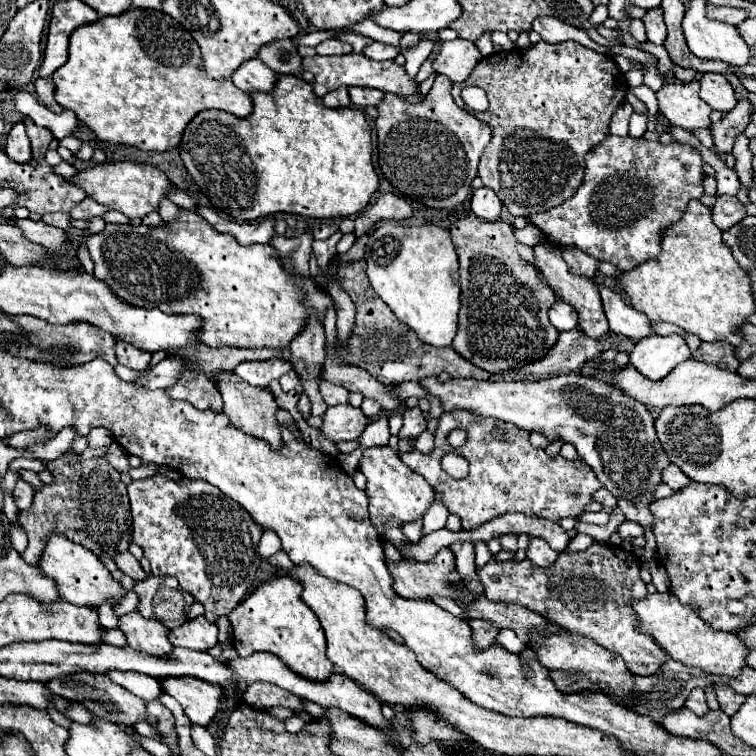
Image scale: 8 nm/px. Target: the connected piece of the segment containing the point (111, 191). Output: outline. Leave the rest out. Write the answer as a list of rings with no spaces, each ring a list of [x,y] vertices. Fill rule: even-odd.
[[[113,162],[113,164],[99,164],[91,166],[87,170],[81,170],[75,178],[73,184],[81,186],[87,196],[93,200],[123,212],[129,218],[145,218],[149,212],[159,212],[159,204],[163,198],[169,196],[173,190],[173,184],[169,182],[167,174],[161,172],[155,166],[147,164],[133,164],[133,162]]]

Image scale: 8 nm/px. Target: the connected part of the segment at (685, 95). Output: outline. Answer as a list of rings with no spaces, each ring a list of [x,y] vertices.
[[[699,80],[691,82],[665,82],[657,92],[659,112],[671,122],[685,130],[709,128],[711,108],[699,98]]]

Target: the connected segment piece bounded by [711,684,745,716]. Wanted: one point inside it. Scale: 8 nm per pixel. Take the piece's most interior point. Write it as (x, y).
(729, 700)

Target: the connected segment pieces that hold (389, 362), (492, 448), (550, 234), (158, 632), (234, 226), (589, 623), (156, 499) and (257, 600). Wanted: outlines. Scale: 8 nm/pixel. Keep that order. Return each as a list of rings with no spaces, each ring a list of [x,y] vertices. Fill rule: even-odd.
[[[365,260],[341,264],[337,278],[357,306],[357,322],[353,328],[351,346],[343,350],[337,342],[337,350],[345,362],[365,368],[371,376],[377,376],[377,380],[385,380],[385,384],[393,384],[393,386],[407,382],[407,380],[423,380],[429,376],[439,376],[441,372],[449,372],[451,378],[491,380],[489,372],[469,364],[451,346],[437,348],[437,346],[425,344],[417,338],[417,334],[407,324],[401,324],[393,316],[393,312],[389,312],[387,304],[377,296],[377,292],[373,292],[367,272],[365,272]]]
[[[459,408],[445,412],[439,418],[435,450],[431,454],[411,450],[401,452],[399,458],[413,472],[421,474],[435,490],[441,492],[449,512],[461,518],[463,530],[479,528],[481,524],[505,512],[521,512],[525,516],[539,516],[553,522],[559,522],[561,518],[575,518],[585,512],[585,506],[593,502],[593,492],[601,488],[595,472],[583,460],[565,460],[563,456],[551,458],[545,454],[545,450],[533,448],[529,442],[529,432],[517,428],[515,424],[483,418]],[[495,424],[503,426],[505,442],[497,442],[491,438],[491,428]],[[455,428],[463,428],[467,432],[467,442],[461,448],[455,448],[457,454],[469,460],[469,476],[463,480],[451,478],[441,468],[441,456],[445,452],[453,452],[447,436]]]
[[[607,136],[585,156],[581,186],[563,204],[527,216],[553,246],[575,246],[623,272],[661,254],[663,232],[679,222],[691,200],[703,196],[703,156],[689,144]]]
[[[131,612],[121,616],[119,628],[127,636],[127,644],[139,652],[151,656],[167,656],[173,652],[173,644],[169,642],[169,630],[155,620],[145,620],[139,612]]]
[[[199,206],[199,216],[203,216],[217,232],[231,234],[239,244],[251,246],[251,244],[269,244],[275,236],[275,220],[273,218],[261,218],[255,222],[231,222],[221,216],[217,216],[213,210]]]
[[[593,542],[583,552],[561,552],[549,568],[535,566],[529,560],[489,560],[477,574],[489,600],[521,604],[549,618],[549,622],[591,638],[599,646],[619,654],[633,674],[653,676],[659,672],[661,664],[667,662],[667,654],[657,646],[653,636],[639,630],[639,618],[631,606],[633,600],[647,596],[645,582],[639,578],[639,568],[639,558],[631,550]]]
[[[163,474],[133,480],[127,486],[133,516],[133,540],[143,548],[145,558],[151,562],[153,576],[175,576],[179,586],[195,596],[205,606],[205,618],[215,622],[219,616],[227,616],[251,588],[257,568],[261,566],[259,540],[263,528],[251,518],[251,514],[235,500],[227,498],[217,486],[205,480],[179,478],[171,480]]]
[[[271,576],[259,584],[247,598],[229,614],[233,626],[233,646],[239,656],[253,652],[271,652],[281,656],[293,672],[309,678],[329,678],[333,664],[325,654],[325,634],[321,622],[311,608],[301,600],[301,584],[291,576]]]

